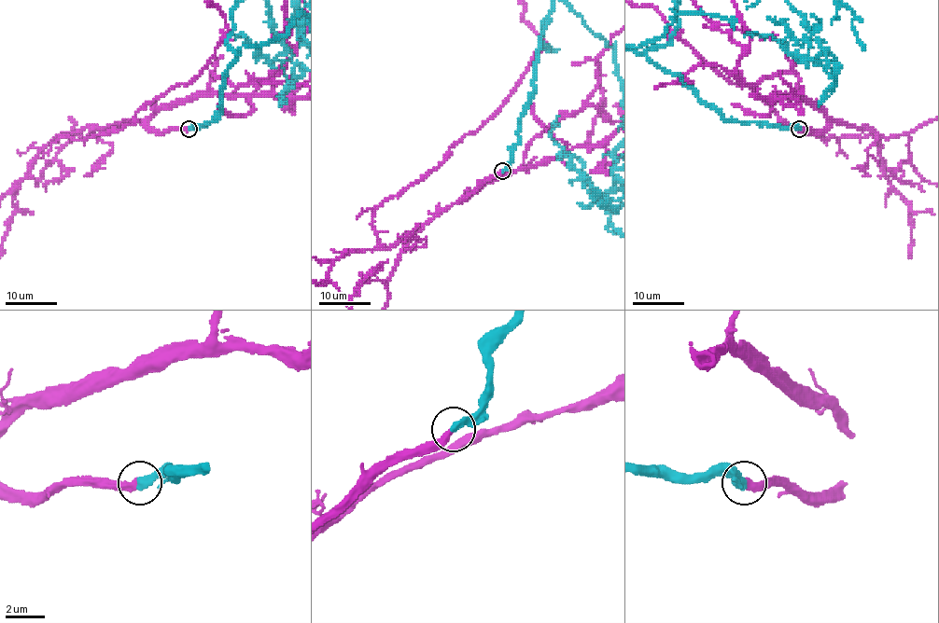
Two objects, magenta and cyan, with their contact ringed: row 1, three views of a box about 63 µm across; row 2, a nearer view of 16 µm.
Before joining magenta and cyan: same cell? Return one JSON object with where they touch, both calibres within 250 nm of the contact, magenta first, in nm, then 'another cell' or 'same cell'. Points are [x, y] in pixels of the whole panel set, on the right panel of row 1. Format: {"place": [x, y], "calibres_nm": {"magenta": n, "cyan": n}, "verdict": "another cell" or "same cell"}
{"place": [799, 129], "calibres_nm": {"magenta": 380, "cyan": 440}, "verdict": "same cell"}

